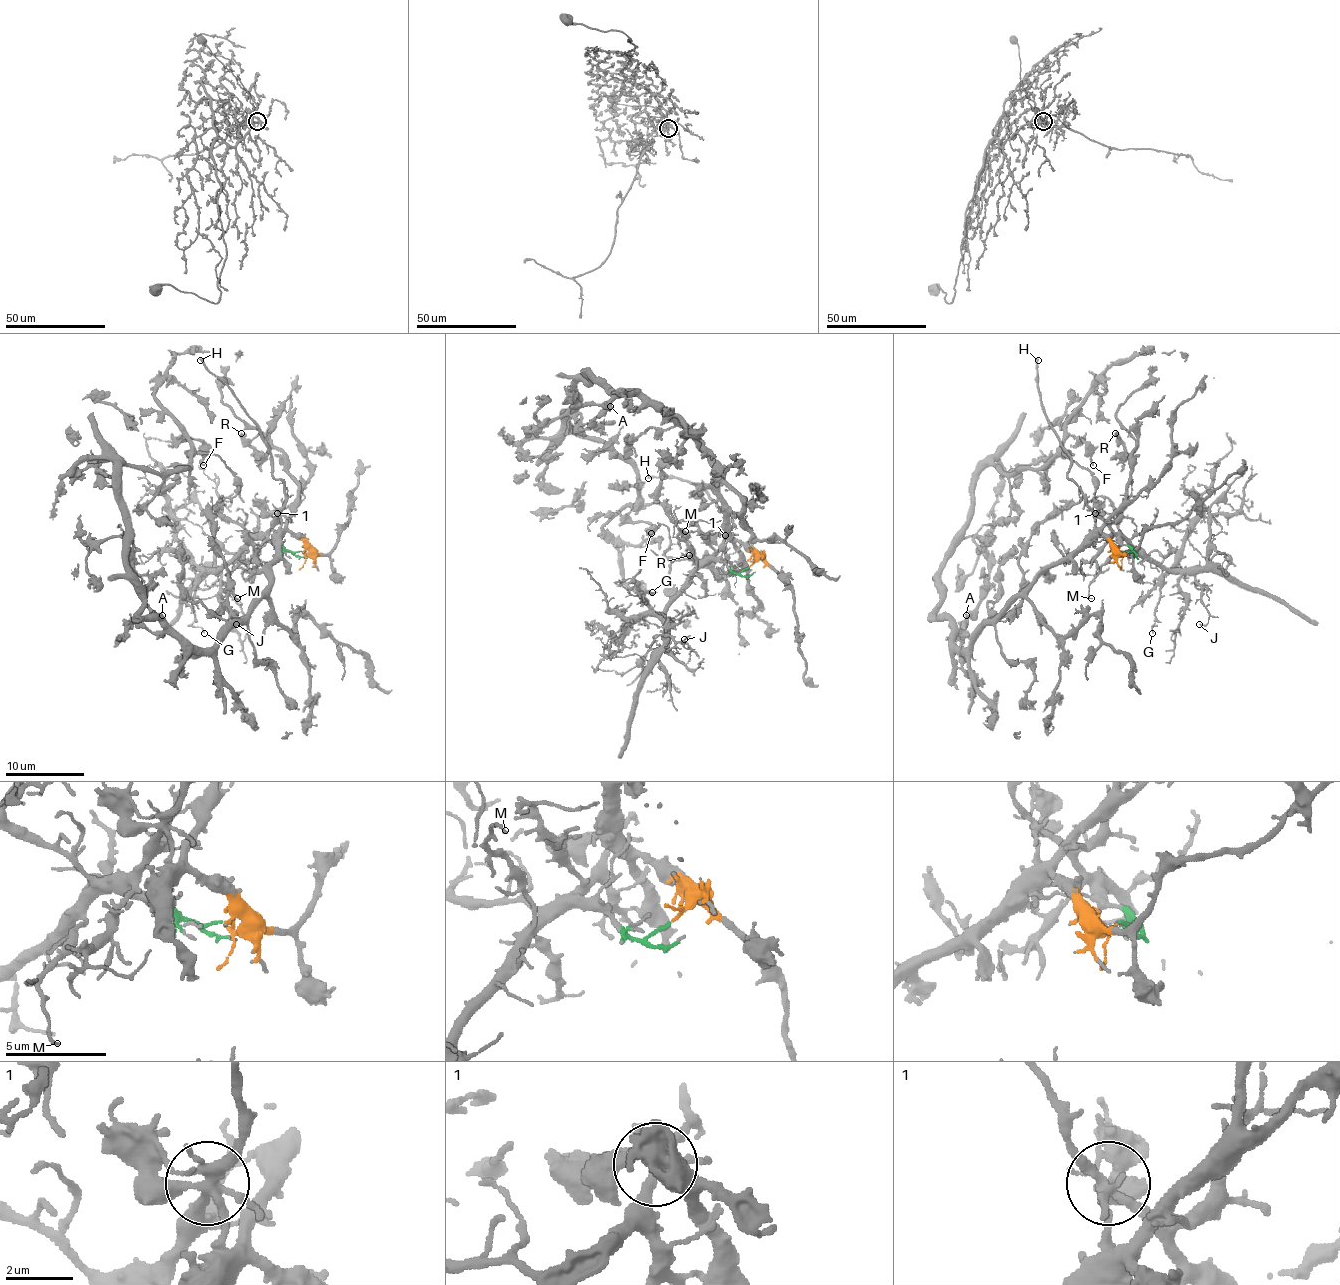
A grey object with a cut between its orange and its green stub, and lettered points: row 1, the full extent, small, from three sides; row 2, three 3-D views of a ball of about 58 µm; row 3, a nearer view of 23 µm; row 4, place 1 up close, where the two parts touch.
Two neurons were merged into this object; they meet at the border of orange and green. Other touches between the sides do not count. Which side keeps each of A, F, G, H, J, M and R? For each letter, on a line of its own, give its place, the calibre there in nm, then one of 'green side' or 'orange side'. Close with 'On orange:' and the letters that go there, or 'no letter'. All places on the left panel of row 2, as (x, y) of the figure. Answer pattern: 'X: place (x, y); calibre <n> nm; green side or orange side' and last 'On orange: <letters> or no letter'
A: place (162, 615); calibre 320 nm; orange side
F: place (203, 465); calibre 190 nm; orange side
G: place (204, 633); calibre 120 nm; green side
H: place (200, 360); calibre 200 nm; green side
J: place (236, 624); calibre 150 nm; green side
M: place (237, 598); calibre 140 nm; green side
R: place (241, 433); calibre 260 nm; orange side
On orange: A, F, R

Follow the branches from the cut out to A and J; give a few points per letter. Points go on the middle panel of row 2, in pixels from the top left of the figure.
A: (750, 567), (729, 531), (719, 468), (689, 433), (591, 374), (569, 413), (589, 429), (610, 405)
J: (748, 567), (732, 573), (719, 561), (707, 561), (667, 608), (665, 630), (689, 650), (683, 640)

